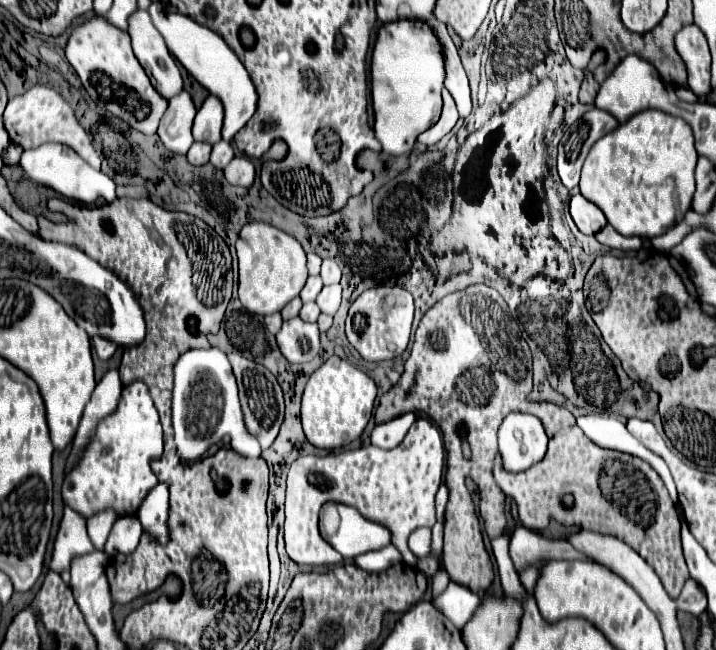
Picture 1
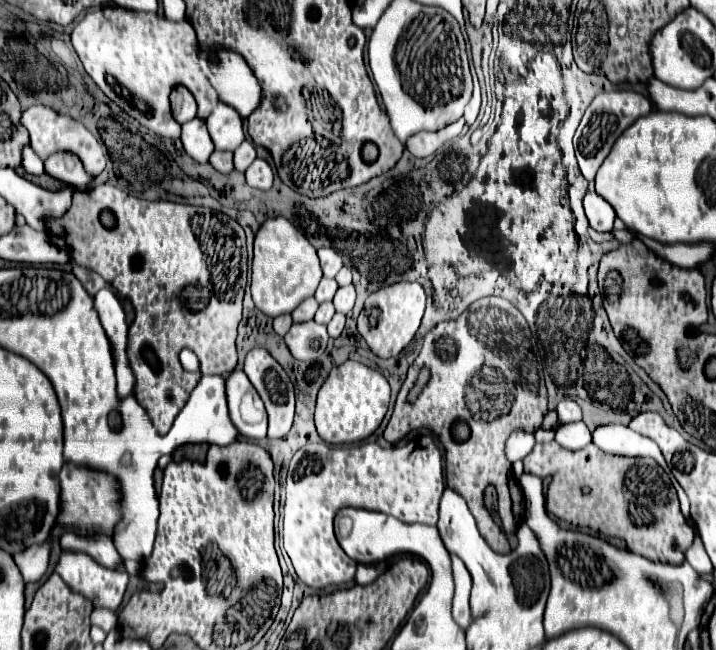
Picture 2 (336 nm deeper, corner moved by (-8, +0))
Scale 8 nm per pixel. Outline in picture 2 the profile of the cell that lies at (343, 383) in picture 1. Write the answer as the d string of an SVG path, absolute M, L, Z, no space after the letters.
M344 361L334 367L324 381L316 401L316 429L318 435L330 445L356 443L370 437L382 423L390 401L390 385L382 373L358 361Z

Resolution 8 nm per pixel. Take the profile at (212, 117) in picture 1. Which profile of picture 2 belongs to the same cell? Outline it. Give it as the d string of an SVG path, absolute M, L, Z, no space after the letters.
M218 103L214 107L212 115L206 119L206 125L208 125L208 133L210 133L216 149L234 151L244 141L242 119L226 103Z

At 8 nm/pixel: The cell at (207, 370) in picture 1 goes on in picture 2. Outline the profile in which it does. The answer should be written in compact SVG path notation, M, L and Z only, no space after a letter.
M236 369L226 377L228 411L238 433L248 441L266 437L266 411L262 399L256 395L246 373Z

